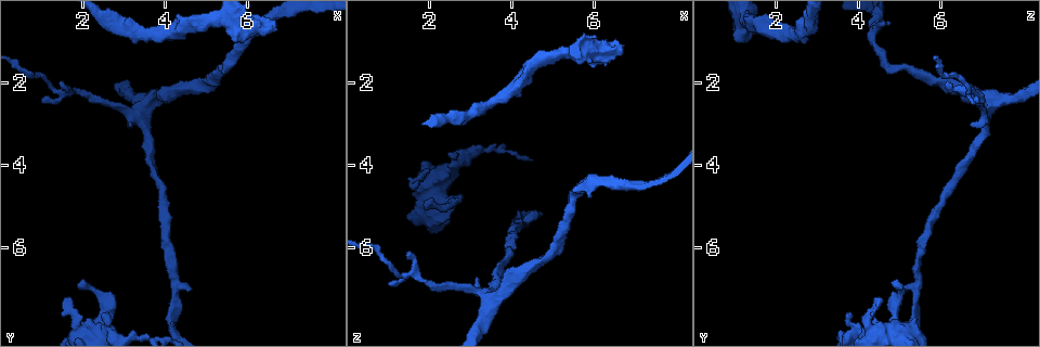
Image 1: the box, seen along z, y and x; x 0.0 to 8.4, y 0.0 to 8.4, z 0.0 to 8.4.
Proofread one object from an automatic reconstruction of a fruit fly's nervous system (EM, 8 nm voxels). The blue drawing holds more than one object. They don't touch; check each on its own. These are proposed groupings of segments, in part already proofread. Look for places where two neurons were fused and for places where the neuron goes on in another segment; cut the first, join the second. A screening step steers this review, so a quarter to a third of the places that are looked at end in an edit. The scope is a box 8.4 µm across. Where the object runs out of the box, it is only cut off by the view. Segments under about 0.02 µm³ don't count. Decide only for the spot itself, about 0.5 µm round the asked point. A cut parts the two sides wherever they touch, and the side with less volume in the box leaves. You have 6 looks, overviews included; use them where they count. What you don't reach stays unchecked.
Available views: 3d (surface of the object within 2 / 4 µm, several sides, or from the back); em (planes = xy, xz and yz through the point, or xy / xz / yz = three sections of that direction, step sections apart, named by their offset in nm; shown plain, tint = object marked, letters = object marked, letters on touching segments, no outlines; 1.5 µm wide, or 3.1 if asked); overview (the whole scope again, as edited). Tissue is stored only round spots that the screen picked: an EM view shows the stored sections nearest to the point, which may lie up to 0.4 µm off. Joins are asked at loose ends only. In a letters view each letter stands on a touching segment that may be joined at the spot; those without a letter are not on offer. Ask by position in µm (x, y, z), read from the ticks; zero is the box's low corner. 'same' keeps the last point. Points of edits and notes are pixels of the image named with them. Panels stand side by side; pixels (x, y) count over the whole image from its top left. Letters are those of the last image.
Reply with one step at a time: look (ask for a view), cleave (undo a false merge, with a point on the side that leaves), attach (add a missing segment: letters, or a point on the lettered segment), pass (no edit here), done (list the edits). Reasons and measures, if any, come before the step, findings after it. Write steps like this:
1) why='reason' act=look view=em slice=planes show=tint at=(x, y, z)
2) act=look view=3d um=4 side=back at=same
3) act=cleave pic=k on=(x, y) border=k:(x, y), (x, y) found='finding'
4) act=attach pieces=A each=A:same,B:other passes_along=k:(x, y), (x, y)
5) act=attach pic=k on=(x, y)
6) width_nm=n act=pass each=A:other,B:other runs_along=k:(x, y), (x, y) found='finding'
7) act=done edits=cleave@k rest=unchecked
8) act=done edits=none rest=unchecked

why='branch stops here' act=look view=em slice=xz step=8 show=letters at=(2.45, 7.60, 3.75)

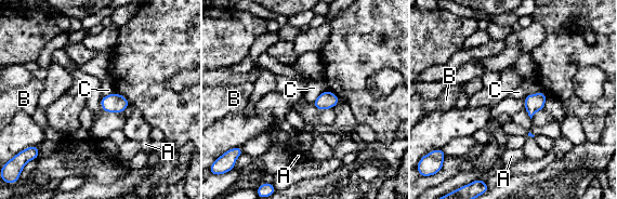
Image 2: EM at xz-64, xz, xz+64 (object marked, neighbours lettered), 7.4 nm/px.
act=look view=em slice=planes show=letters at=same

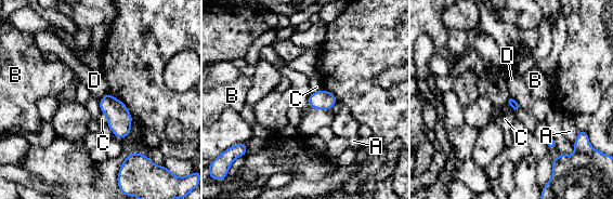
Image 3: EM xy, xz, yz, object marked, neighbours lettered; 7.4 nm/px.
act=pass each=A:other,B:other,C:other,D:other border=3:(510, 97), (520, 106) found='none of them fits'

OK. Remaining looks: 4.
why='thin end' act=look view=3d um=4 at=(1.00, 2.40, 6.90)

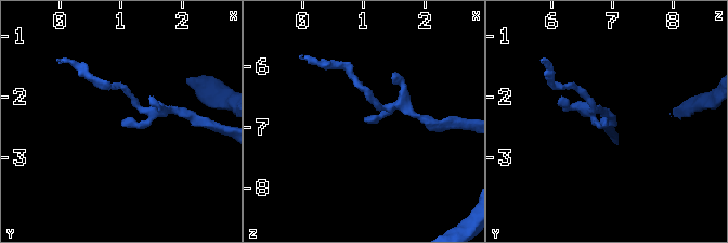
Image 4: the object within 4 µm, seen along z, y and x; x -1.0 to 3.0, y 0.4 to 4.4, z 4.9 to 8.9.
act=look view=em slice=planes show=tint at=(1.05, 2.45, 6.90)

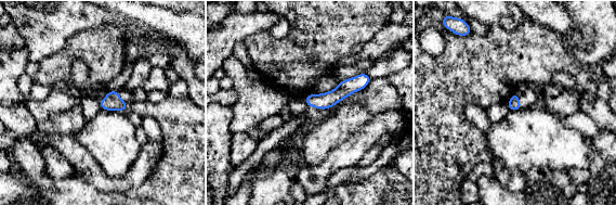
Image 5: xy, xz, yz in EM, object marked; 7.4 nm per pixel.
act=look view=em slice=planes show=letters at=same

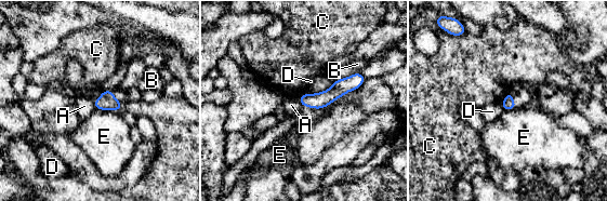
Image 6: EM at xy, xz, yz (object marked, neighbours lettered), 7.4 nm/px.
act=pass each=A:other,B:other,C:other,D:other,E:other border=6:(298, 97), (302, 105) found='no lettered segment goes on from it'

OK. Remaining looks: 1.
act=done edits=none rest=unchecked

